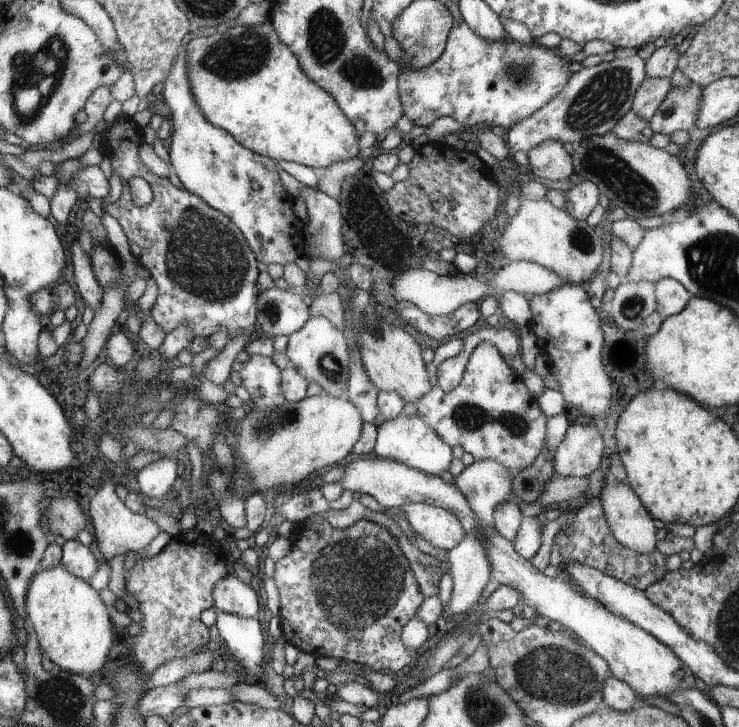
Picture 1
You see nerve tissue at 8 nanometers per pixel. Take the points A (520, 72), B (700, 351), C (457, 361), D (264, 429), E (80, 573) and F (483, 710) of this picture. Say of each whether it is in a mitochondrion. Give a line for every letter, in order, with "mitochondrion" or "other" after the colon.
A: mitochondrion
B: other
C: other
D: mitochondrion
E: other
F: mitochondrion

